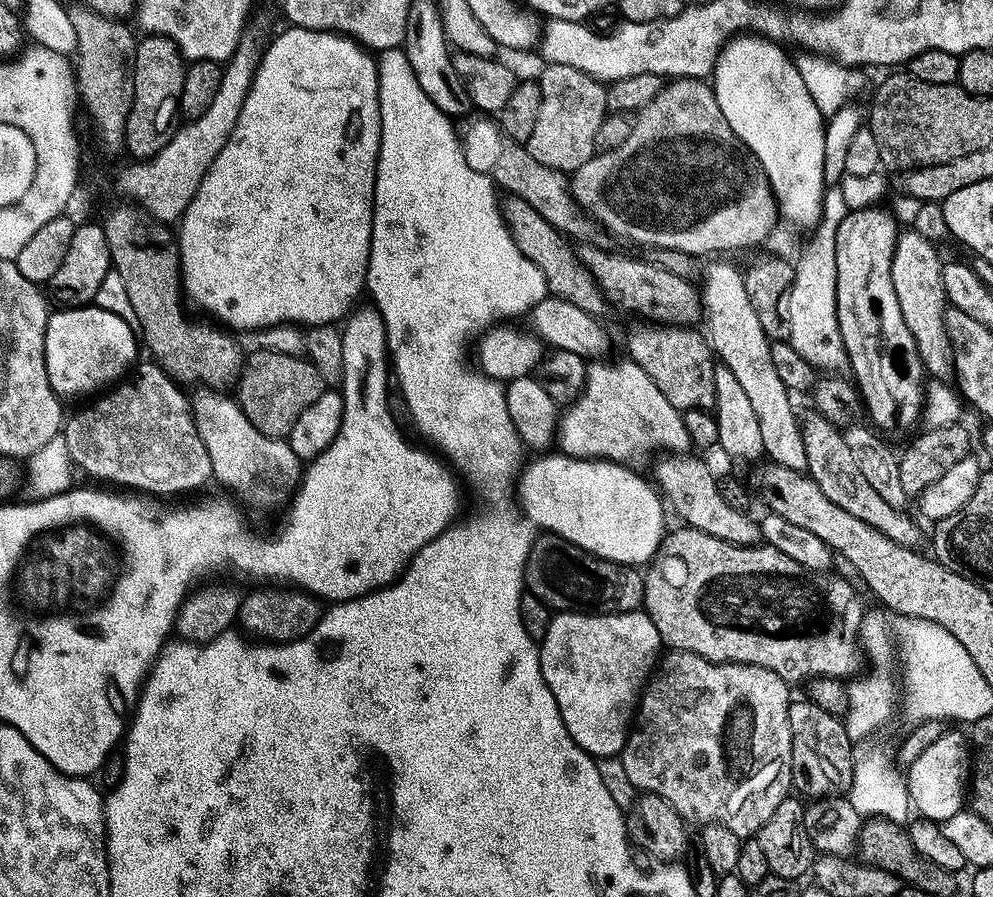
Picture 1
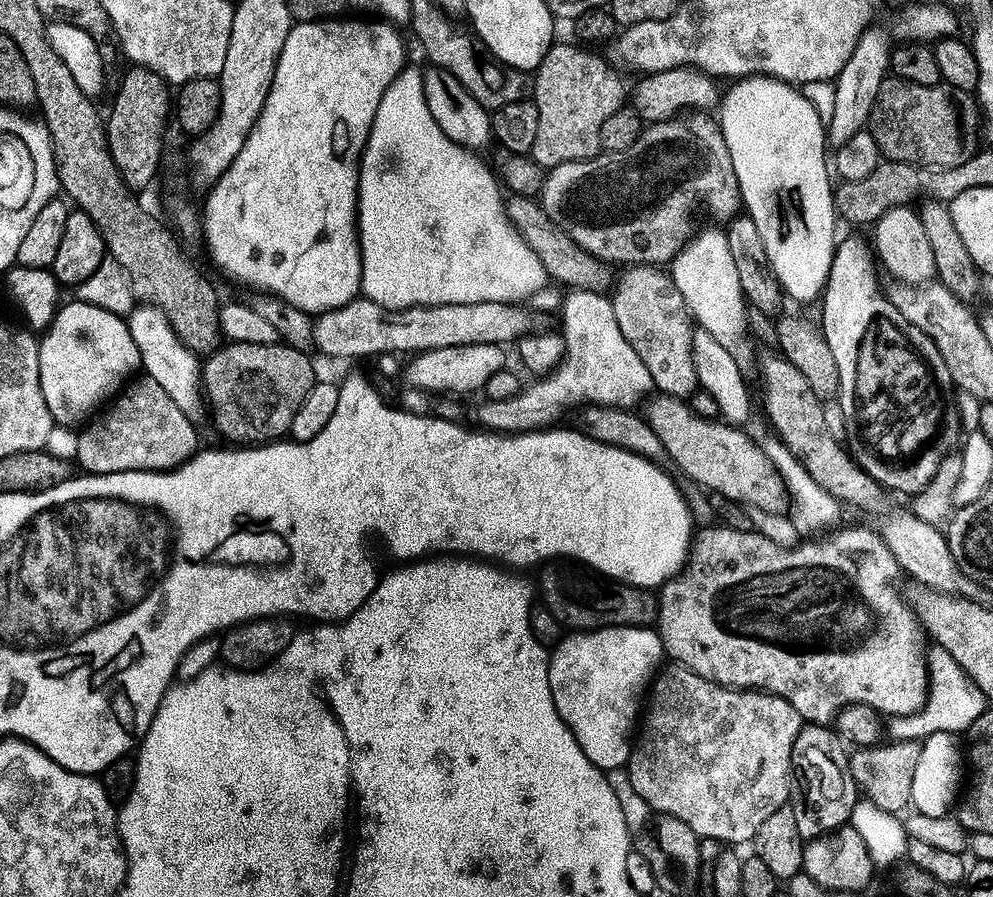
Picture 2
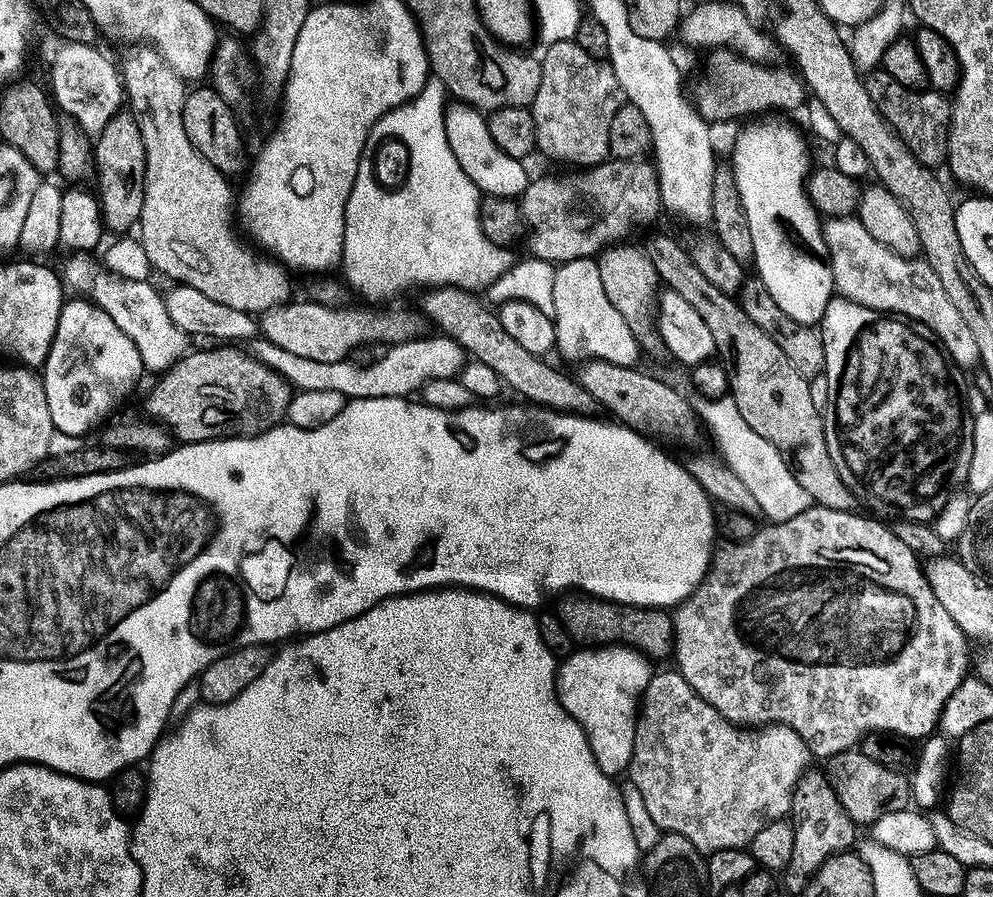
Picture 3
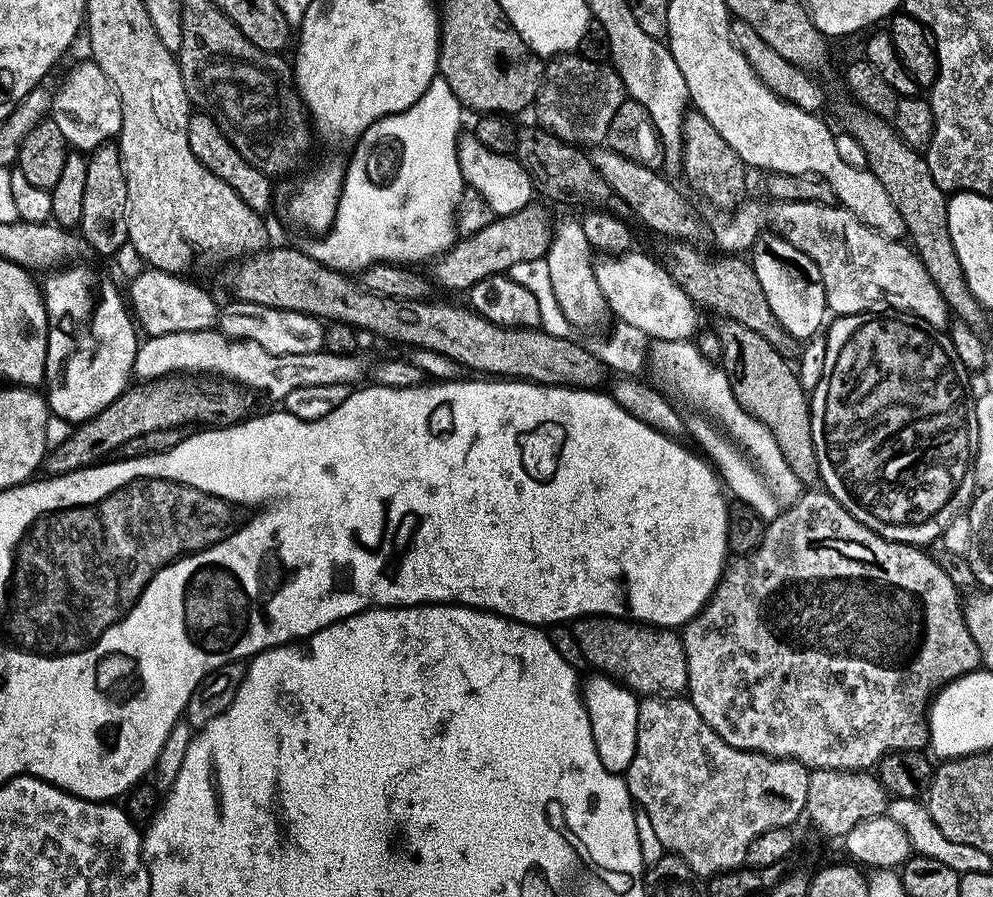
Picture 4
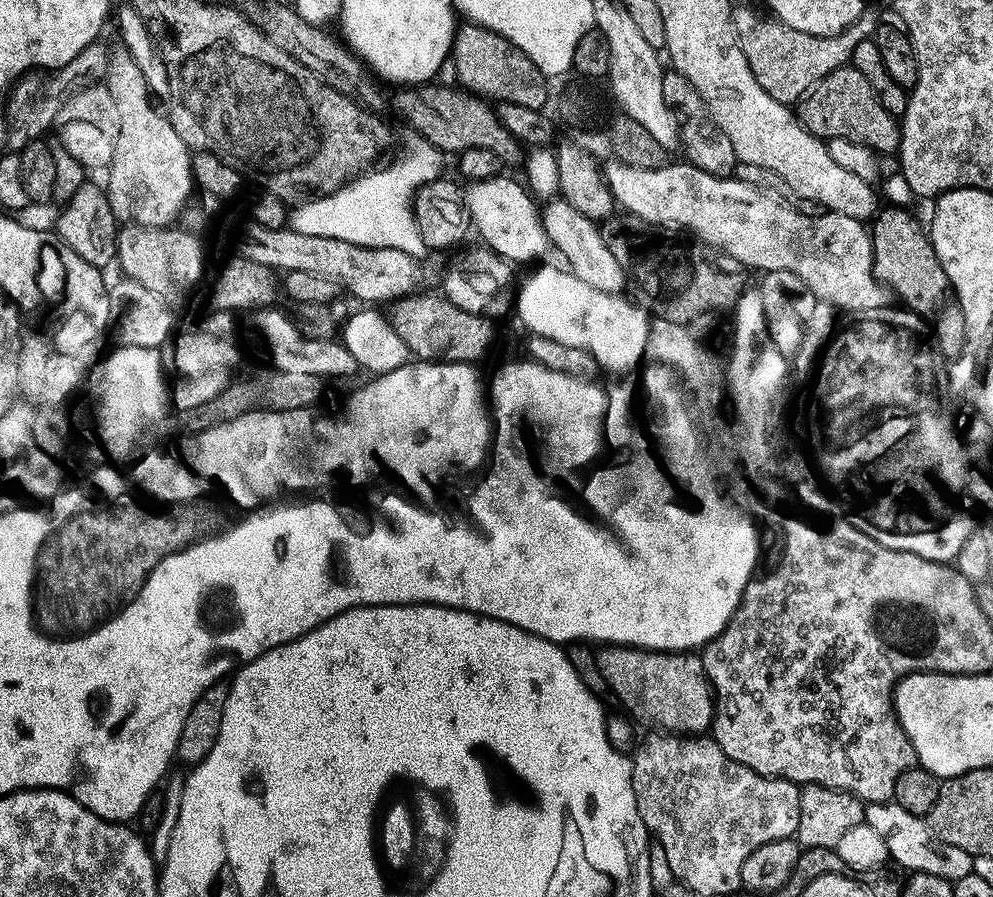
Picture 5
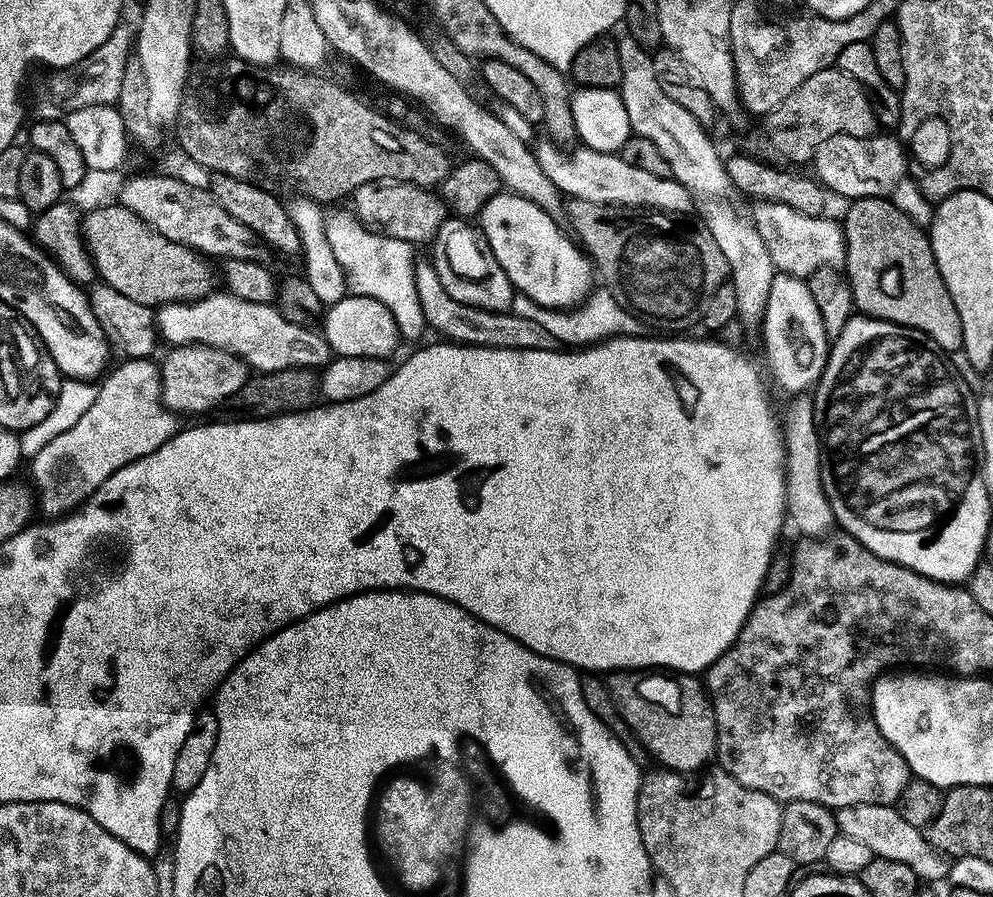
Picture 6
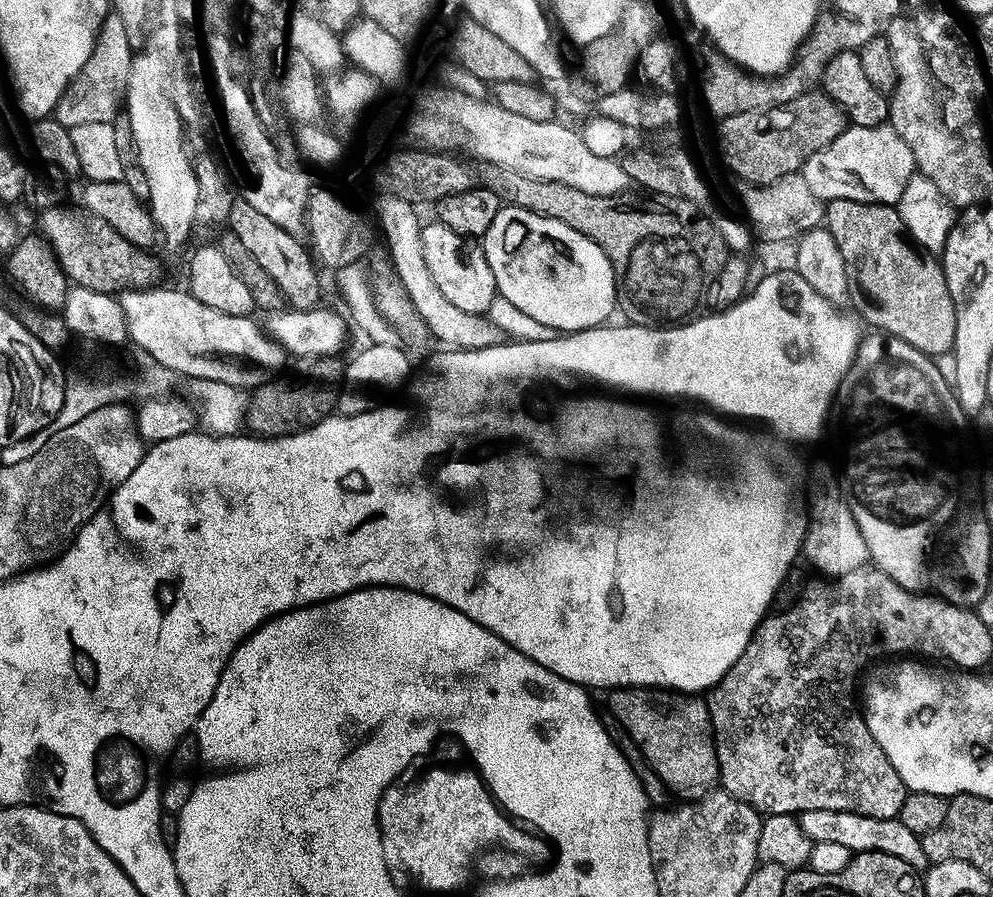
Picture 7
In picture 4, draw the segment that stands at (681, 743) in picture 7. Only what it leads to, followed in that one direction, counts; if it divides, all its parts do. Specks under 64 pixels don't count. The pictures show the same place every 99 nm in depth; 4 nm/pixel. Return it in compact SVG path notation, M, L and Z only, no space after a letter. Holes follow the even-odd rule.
M582 616L571 625L570 631L572 637L578 642L583 663L588 663L599 675L608 676L611 680L623 684L625 688L636 693L637 697L675 696L687 689L686 650L684 637L679 631L671 628L657 628L650 624L614 616Z

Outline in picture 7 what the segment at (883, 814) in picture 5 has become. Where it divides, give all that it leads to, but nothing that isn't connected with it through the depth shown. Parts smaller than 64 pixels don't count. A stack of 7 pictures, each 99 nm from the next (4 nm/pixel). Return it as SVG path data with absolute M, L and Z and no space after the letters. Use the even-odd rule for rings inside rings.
M806 810L799 813L798 819L802 830L813 842L838 842L854 854L857 852L894 854L894 858L902 858L902 862L912 870L927 869L930 863L926 858L926 850L922 850L921 837L911 833L899 819L887 820L866 814L834 810Z

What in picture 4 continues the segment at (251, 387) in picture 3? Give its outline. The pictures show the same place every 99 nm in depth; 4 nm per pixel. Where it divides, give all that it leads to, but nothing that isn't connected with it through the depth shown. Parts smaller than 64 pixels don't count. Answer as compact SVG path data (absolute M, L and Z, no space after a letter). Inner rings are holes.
M161 378L139 383L138 388L129 387L114 402L110 402L106 410L75 425L66 442L53 447L47 453L47 471L65 476L66 473L77 472L80 468L90 468L119 453L120 448L130 442L130 438L138 438L138 434L146 434L150 430L184 428L192 423L196 423L196 426L227 426L238 424L249 415L249 393L241 385L220 382L217 383L220 384L217 388L199 388L196 384L183 384L180 380L183 379Z

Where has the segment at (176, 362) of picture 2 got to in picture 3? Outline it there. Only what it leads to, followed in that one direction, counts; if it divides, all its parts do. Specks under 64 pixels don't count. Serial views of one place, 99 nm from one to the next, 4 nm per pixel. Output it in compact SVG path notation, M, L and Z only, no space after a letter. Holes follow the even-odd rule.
M72 254L67 257L61 268L58 268L58 275L65 289L81 293L83 286L90 285L87 299L96 307L101 308L110 318L114 318L114 326L138 346L138 354L142 358L145 369L149 373L163 374L185 355L184 340L186 333L178 330L174 322L170 322L170 316L164 306L164 299L161 293L156 293L156 288L147 279L129 280L105 269L99 259L95 260L92 254Z

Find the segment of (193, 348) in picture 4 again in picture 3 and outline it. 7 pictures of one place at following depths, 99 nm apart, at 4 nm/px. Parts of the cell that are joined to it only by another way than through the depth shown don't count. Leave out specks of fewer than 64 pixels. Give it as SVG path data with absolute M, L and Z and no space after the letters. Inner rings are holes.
M425 335L423 338L404 341L385 347L377 360L368 365L355 364L352 358L336 362L314 362L313 359L300 358L290 354L282 346L272 344L265 338L253 338L247 341L247 351L255 360L261 360L287 380L293 389L338 390L348 400L365 400L366 398L407 397L415 393L427 380L450 380L460 372L466 363L466 353L460 343L451 340L448 335Z

